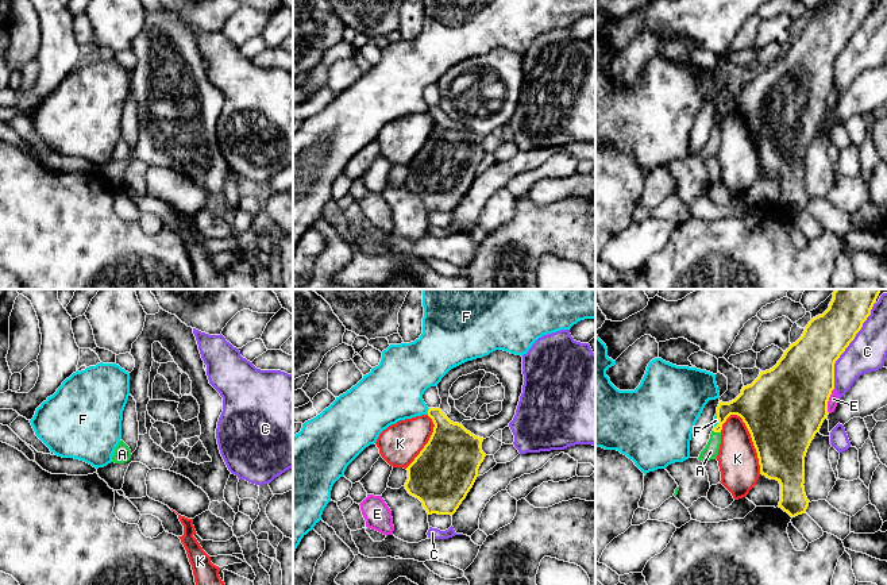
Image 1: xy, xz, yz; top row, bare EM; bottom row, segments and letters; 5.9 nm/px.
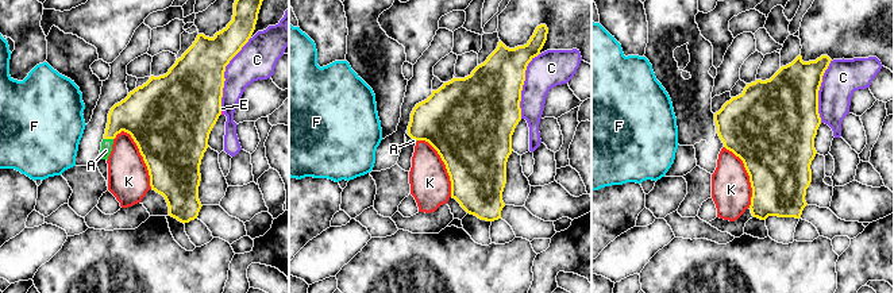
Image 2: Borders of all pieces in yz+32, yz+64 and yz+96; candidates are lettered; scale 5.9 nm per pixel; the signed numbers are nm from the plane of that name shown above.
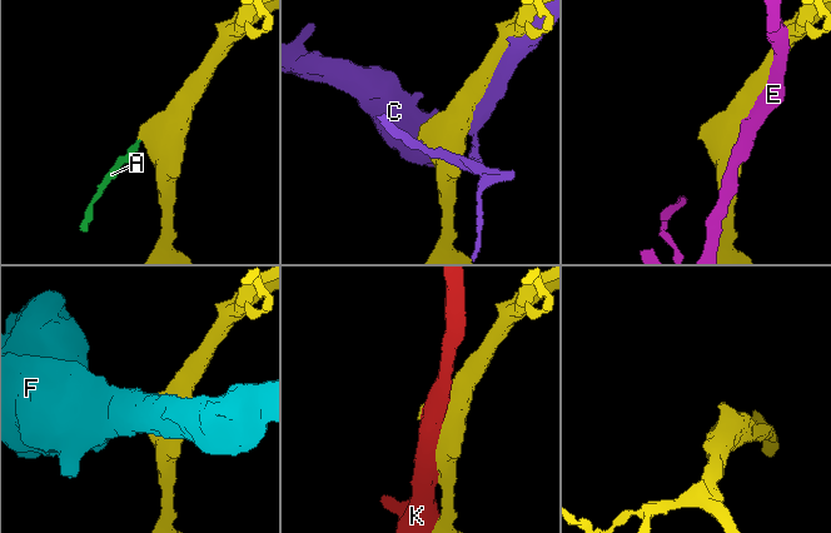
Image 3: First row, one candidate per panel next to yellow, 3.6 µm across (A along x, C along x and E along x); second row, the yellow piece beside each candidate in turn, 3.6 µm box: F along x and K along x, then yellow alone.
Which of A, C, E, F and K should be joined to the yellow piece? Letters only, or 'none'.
A

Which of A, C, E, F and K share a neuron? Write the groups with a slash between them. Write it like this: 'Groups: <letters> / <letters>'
Groups: A / C / E / F / K

